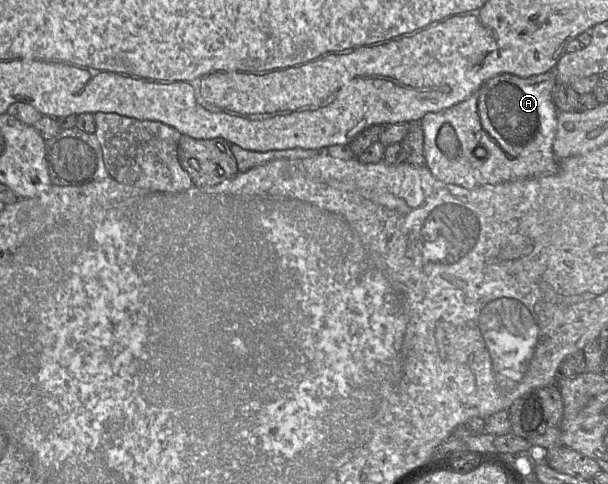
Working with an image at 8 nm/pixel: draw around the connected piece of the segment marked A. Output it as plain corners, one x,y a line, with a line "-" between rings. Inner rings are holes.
553,70
530,77
503,73
485,81
466,100
439,112
426,113
419,121
424,135
425,166
436,179
466,189
556,174
559,160
553,152
558,128
558,110
552,98
555,84
-
445,123
455,129
462,145
457,160
448,160
436,143
438,131

